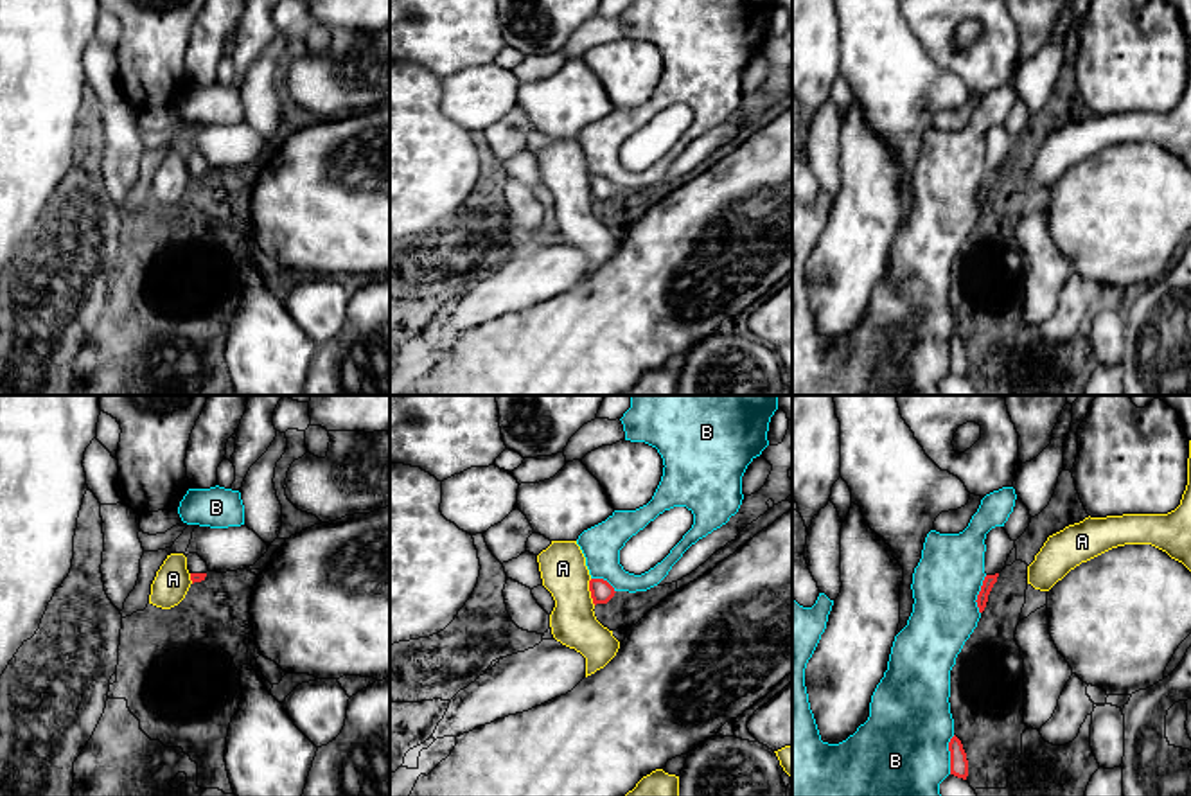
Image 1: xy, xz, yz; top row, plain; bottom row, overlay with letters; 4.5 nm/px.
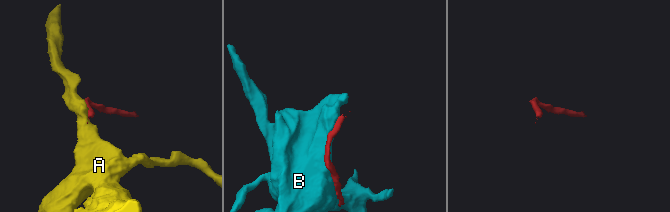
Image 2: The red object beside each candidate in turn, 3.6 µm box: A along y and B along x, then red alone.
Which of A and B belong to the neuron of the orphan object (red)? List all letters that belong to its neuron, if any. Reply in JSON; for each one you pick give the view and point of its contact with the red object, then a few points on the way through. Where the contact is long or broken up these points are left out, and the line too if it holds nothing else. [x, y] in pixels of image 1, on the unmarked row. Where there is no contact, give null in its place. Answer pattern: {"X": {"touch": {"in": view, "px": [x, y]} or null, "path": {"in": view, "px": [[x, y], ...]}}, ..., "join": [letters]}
{"join": []}

